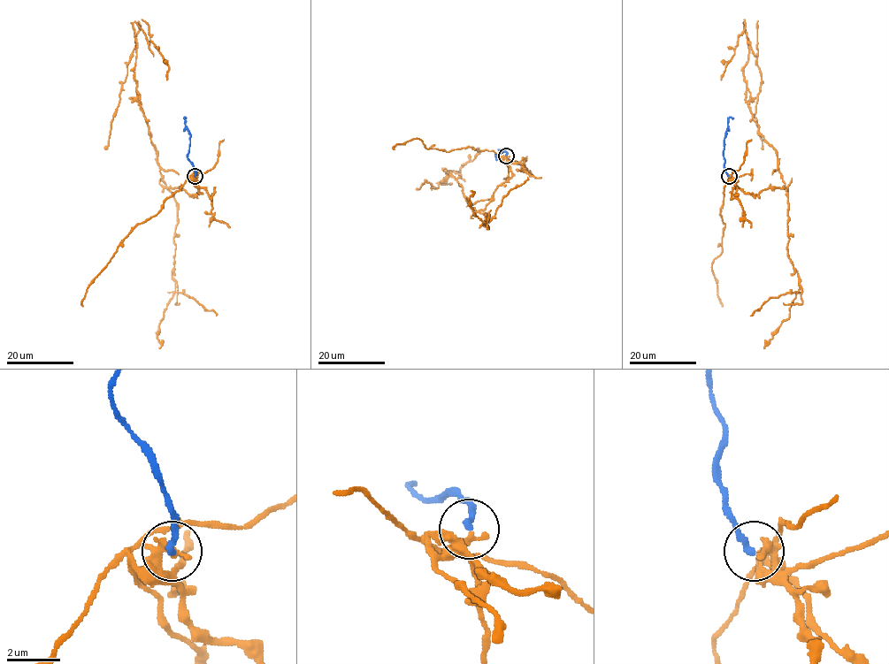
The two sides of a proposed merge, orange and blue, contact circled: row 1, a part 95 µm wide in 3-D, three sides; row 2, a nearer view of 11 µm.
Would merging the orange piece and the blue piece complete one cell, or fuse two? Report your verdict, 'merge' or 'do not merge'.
do not merge

